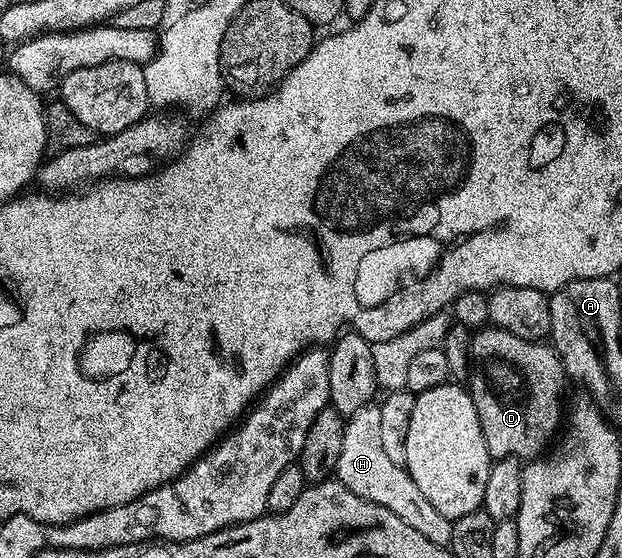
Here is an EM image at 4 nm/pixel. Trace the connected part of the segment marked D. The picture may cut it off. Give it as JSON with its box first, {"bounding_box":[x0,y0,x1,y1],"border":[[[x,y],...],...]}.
{"bounding_box":[467,324,567,460],"border":[[[492,324],[473,334],[469,349],[467,389],[475,404],[475,412],[479,412],[479,424],[483,428],[483,440],[489,449],[490,459],[532,460],[546,453],[563,422],[561,393],[565,390],[565,382],[567,383],[567,375],[563,364],[548,341],[522,340],[520,336],[511,336],[511,332],[503,332]]]}

